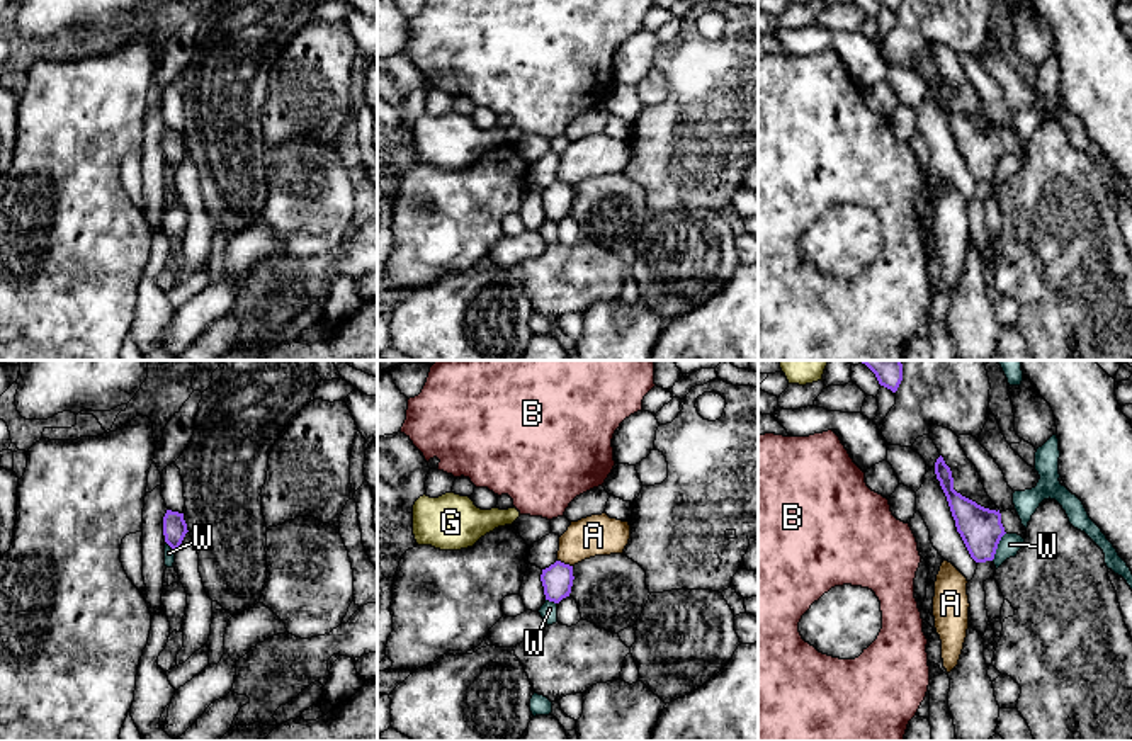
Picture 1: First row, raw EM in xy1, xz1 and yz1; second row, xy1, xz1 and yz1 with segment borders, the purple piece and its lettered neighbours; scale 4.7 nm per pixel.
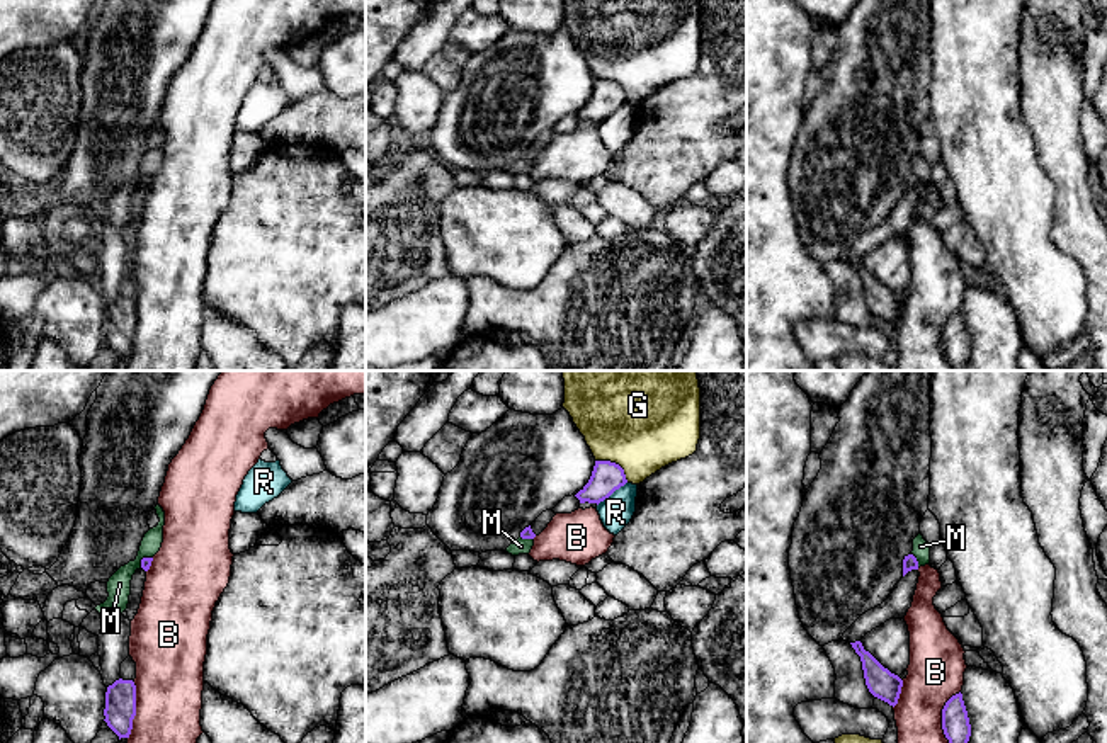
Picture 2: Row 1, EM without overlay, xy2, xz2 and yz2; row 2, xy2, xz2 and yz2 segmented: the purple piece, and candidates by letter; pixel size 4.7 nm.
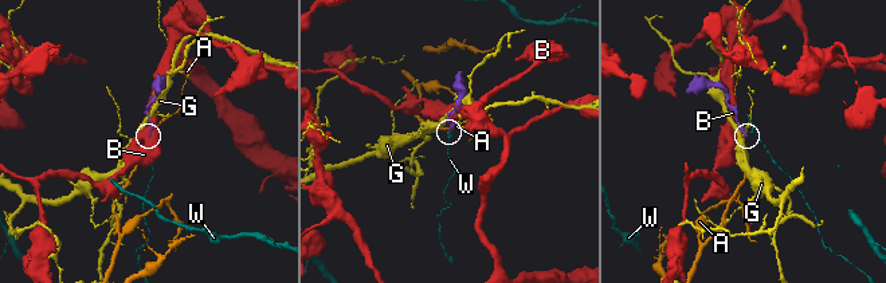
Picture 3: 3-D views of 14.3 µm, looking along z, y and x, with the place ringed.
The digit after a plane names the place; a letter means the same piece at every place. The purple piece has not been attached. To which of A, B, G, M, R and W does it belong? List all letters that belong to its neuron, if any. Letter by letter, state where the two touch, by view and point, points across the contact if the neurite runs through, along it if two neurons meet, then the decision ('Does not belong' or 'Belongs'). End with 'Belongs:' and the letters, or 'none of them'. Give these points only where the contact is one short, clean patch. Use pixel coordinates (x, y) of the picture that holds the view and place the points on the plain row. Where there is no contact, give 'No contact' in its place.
A: Touches purple at xz1 (563, 182). Does not belong
B: Touches purple at yz2 (942, 339). Does not belong
G: Touches purple at xz2 (614, 82). Does not belong
M: Touches purple at yz2 (915, 179). Boundary: yz2 (912, 172), (919, 186). Does not belong
R: Touches purple at xz2 (611, 113). Does not belong
W: Touches purple at yz1 (996, 165). Boundary: yz1 (1005, 152), (991, 179). Does not belong
Belongs: none of them

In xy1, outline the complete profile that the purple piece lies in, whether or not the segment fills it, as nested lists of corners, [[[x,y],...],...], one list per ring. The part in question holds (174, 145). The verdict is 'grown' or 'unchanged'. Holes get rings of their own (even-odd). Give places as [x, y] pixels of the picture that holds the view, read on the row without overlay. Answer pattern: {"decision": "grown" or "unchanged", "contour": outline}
{"decision": "unchanged", "contour": [[[167,129],[163,136],[163,155],[165,161],[177,172],[185,153],[187,153],[187,143],[184,139],[184,133]]]}

